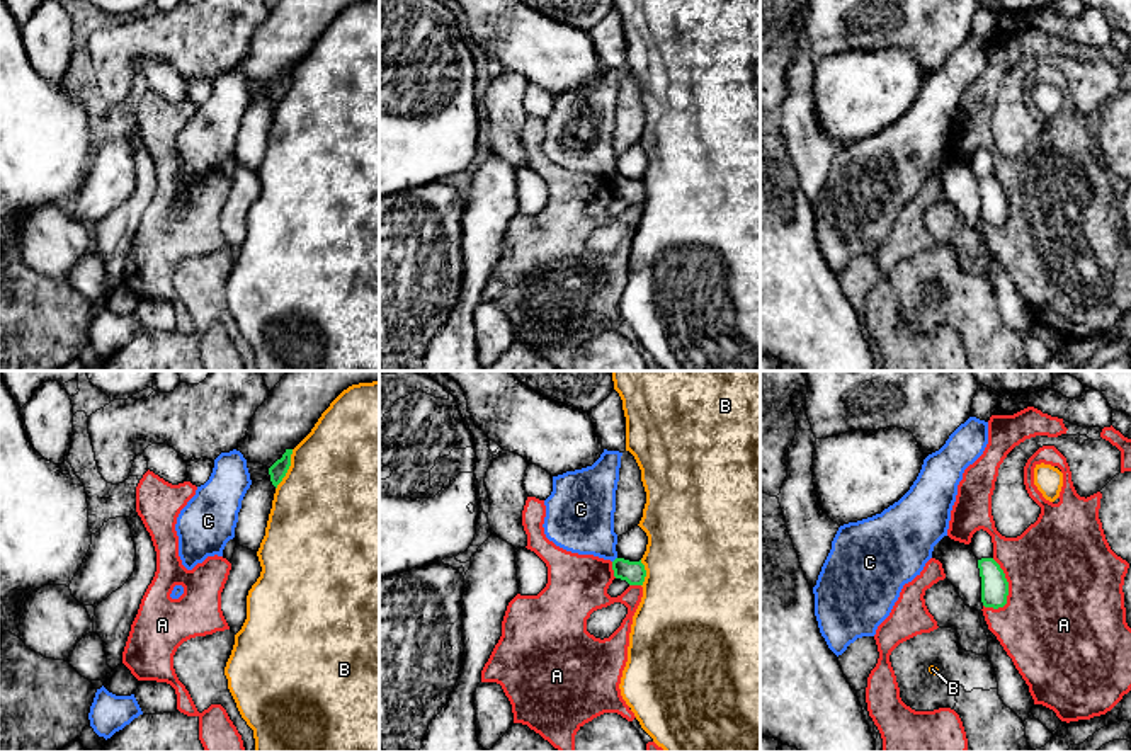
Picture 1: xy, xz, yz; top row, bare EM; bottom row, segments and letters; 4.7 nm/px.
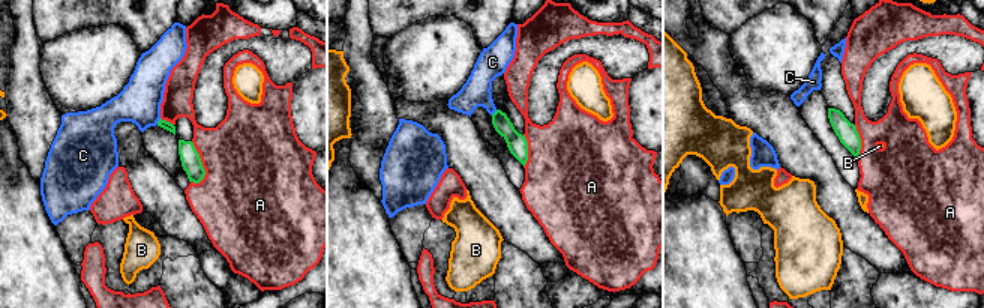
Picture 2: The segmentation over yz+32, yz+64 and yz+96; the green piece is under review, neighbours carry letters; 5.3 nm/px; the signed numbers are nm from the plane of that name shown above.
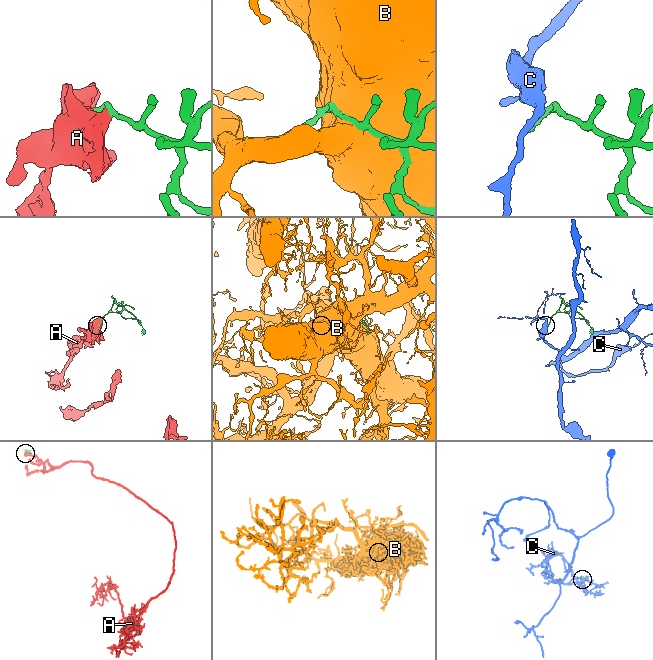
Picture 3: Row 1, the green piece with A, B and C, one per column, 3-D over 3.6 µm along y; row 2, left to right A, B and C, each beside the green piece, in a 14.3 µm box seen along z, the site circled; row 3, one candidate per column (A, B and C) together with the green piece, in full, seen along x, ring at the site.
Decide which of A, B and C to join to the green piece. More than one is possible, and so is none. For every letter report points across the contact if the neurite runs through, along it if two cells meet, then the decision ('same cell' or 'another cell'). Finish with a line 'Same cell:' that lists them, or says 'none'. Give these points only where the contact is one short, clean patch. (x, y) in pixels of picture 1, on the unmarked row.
A: another cell
B: another cell
C: along xz (616, 176), (613, 181) | another cell
Same cell: none

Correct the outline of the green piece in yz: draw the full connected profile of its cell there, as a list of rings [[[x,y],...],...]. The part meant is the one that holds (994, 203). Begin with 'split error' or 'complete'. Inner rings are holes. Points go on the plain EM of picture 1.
complete; [[[993,177],[978,179],[981,196],[981,221],[985,226],[1003,226],[1009,214],[1009,201]]]

